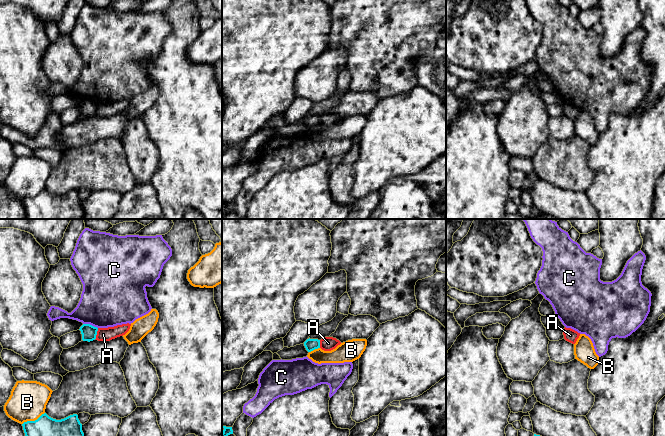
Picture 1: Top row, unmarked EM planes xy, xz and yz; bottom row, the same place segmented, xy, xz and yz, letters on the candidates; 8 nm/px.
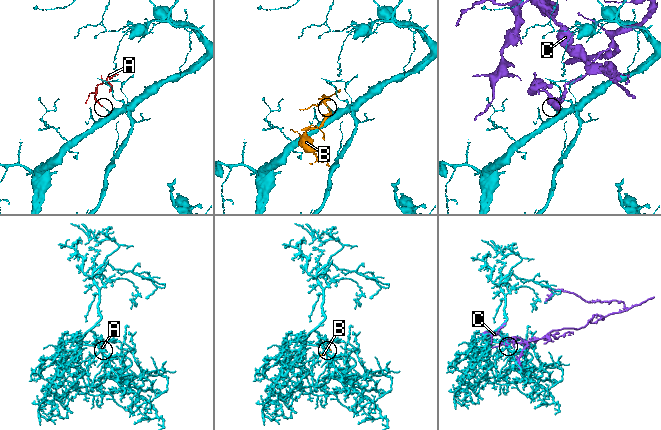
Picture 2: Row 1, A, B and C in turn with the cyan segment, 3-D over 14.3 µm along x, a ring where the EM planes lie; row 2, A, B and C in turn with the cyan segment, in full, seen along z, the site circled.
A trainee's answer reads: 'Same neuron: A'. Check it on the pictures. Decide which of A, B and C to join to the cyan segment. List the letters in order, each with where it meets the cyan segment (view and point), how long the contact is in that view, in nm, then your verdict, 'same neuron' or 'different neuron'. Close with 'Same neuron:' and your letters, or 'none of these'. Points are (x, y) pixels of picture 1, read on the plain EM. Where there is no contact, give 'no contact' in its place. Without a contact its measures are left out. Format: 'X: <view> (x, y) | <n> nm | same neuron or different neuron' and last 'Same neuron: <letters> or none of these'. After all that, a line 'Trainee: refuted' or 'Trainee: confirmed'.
A: xy (96, 110) | 100 nm | different neuron
B: xy (33, 197) | 200 nm | different neuron
C: xy (89, 100) | 130 nm | different neuron
Same neuron: none of these
Trainee: refuted

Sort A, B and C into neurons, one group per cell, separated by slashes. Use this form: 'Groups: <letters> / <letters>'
Groups: A / B / C

